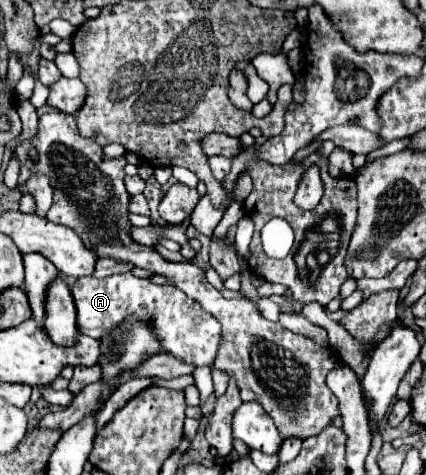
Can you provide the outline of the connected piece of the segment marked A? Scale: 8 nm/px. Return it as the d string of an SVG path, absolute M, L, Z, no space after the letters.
M130 272L102 280L86 276L74 282L72 296L78 310L78 328L86 336L110 336L110 332L114 332L124 320L138 318L158 338L162 350L170 356L178 356L184 364L212 366L216 360L218 344L222 342L222 326L214 316L204 312L198 302L168 284L152 284Z

